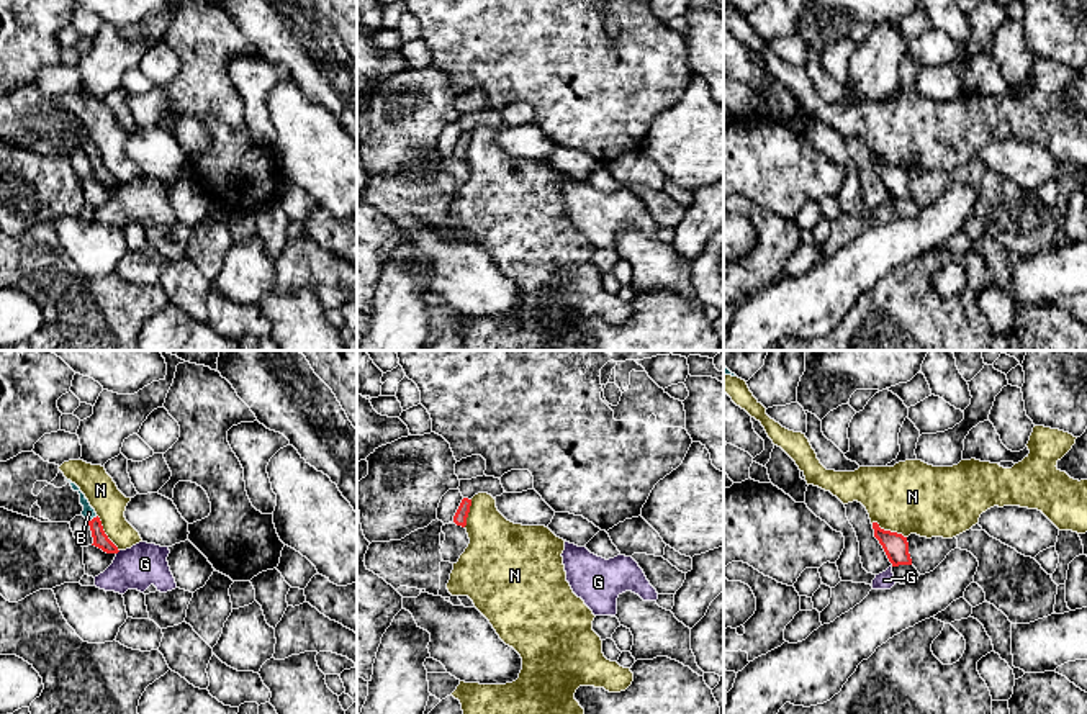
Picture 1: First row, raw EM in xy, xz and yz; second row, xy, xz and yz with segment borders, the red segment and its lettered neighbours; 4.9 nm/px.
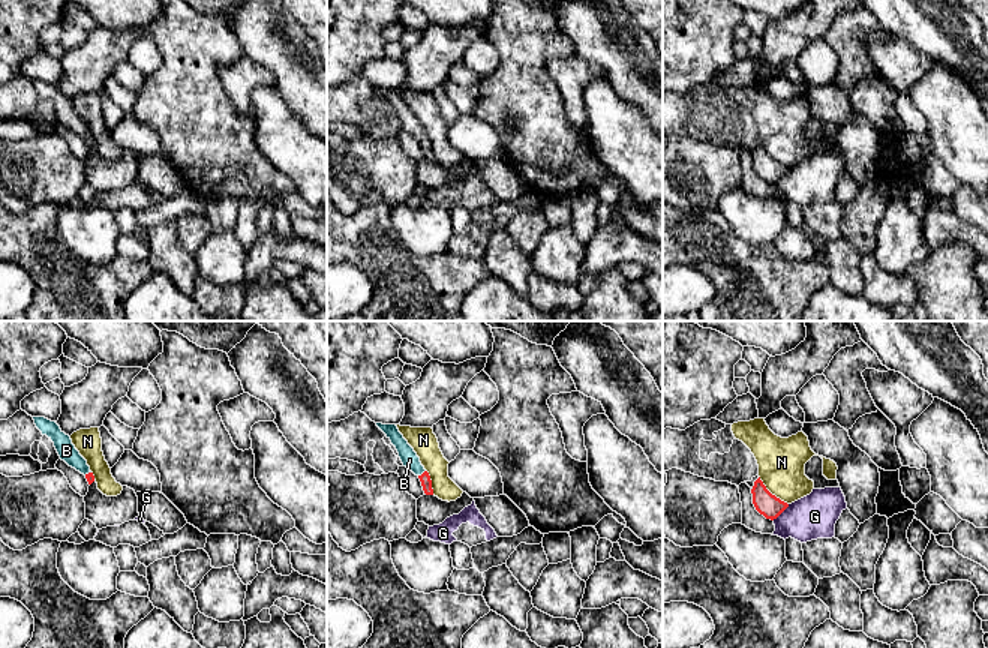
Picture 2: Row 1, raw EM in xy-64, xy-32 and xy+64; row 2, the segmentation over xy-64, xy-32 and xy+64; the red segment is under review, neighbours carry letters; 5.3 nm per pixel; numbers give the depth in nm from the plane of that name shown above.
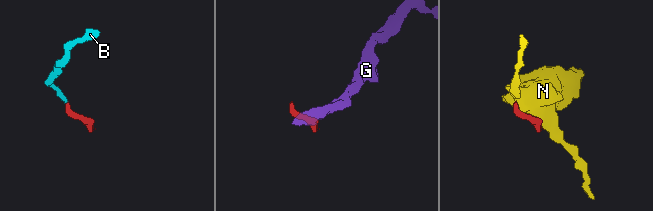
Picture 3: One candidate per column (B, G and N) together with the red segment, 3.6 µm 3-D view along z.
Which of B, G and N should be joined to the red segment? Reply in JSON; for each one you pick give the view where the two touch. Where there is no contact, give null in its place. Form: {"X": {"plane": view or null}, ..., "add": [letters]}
{"B": {"plane": "xy"}, "add": ["B"]}

